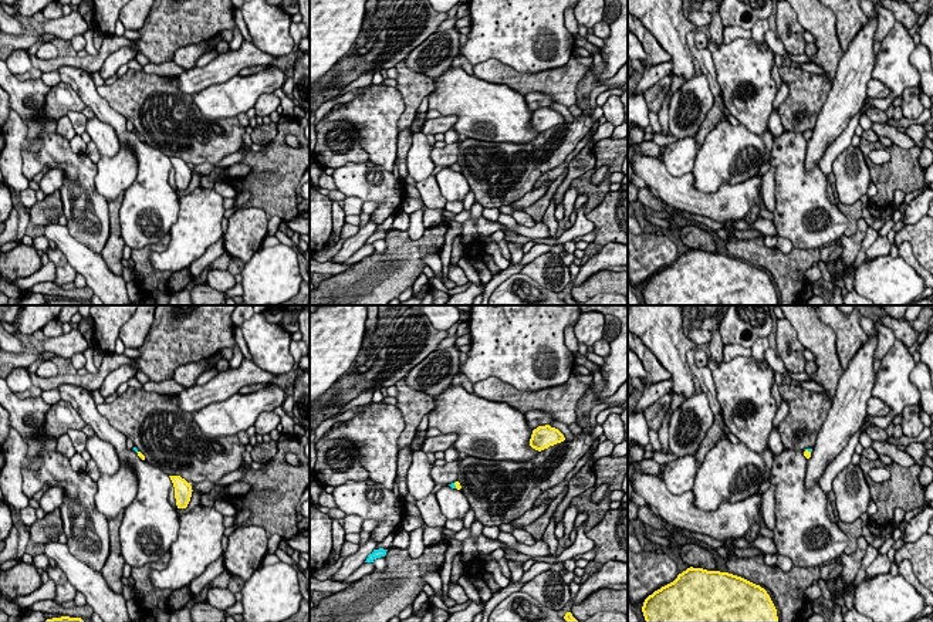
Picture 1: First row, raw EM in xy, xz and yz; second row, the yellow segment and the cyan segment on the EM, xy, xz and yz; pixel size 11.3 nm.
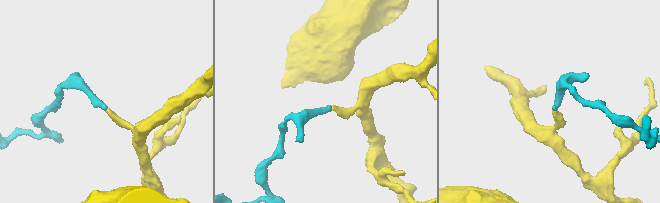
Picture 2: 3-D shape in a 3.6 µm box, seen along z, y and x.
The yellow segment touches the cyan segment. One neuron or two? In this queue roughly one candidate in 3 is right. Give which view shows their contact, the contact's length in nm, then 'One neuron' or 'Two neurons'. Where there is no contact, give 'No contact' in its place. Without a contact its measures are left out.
Touches yellow in xz. Shared border 80 nm. One neuron

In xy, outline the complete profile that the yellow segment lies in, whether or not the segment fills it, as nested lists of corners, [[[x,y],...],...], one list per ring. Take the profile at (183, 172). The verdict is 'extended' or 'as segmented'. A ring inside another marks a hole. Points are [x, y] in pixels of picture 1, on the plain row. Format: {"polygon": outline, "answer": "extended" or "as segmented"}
{"polygon": [[[169,158],[175,169],[178,190],[186,190],[192,179],[192,168],[180,158]]], "answer": "as segmented"}

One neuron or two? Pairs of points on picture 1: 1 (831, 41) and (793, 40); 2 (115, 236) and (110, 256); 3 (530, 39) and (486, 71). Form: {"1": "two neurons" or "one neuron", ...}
{"1": "two neurons", "2": "one neuron", "3": "two neurons"}

